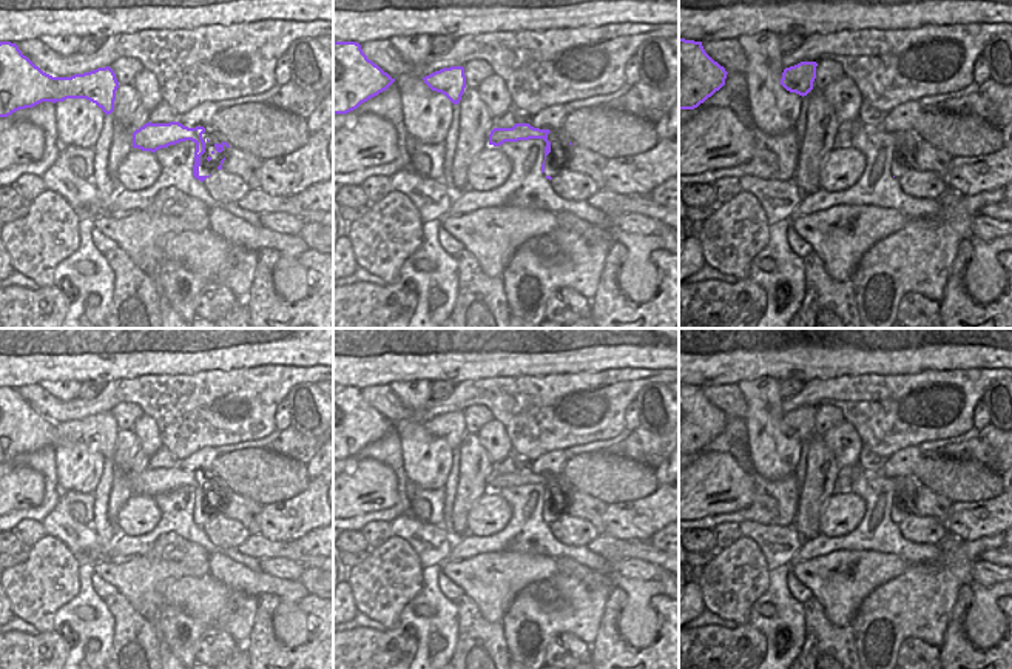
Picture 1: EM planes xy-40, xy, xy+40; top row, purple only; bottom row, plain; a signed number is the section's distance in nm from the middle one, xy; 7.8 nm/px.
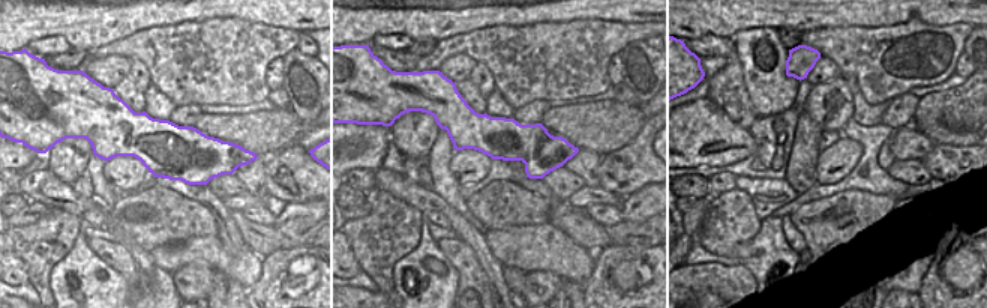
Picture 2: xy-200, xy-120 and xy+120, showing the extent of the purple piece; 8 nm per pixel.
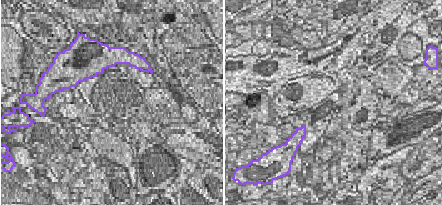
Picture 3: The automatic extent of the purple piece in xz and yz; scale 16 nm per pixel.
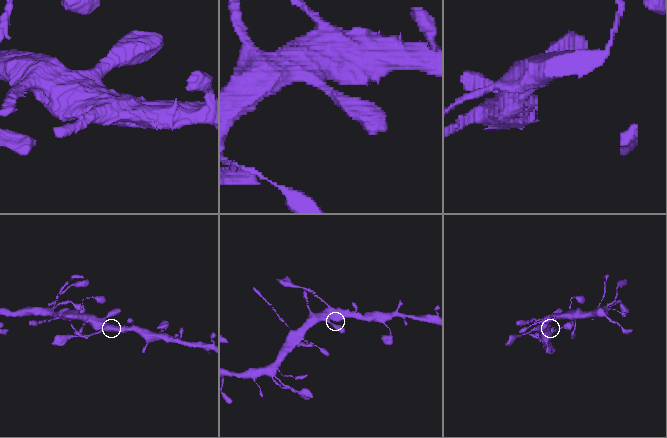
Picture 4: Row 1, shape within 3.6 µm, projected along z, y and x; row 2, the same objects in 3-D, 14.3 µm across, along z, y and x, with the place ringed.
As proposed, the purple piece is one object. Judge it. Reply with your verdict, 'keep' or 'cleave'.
keep

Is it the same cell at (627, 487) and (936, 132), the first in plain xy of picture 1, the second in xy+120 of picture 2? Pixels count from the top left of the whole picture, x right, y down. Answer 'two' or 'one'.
one

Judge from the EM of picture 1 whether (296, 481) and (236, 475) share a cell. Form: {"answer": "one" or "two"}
{"answer": "one"}

